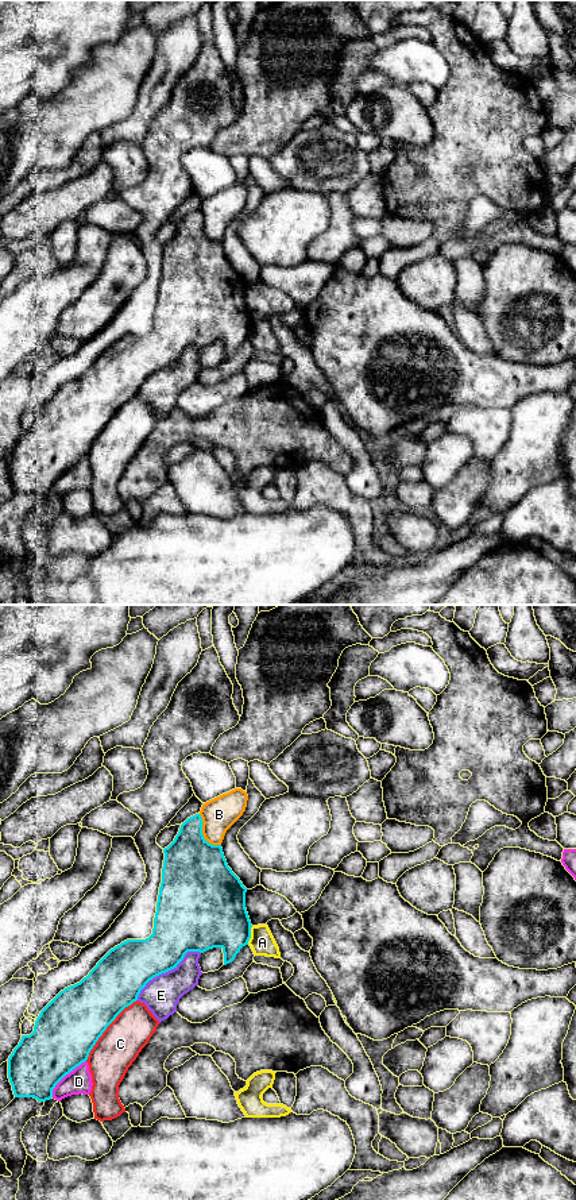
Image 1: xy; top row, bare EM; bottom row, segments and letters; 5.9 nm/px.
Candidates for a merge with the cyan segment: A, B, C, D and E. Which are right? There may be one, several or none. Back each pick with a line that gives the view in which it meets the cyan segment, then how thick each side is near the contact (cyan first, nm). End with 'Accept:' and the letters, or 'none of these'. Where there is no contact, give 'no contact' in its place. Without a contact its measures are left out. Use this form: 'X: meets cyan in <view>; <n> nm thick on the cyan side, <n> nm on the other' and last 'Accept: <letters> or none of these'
Accept: none of these

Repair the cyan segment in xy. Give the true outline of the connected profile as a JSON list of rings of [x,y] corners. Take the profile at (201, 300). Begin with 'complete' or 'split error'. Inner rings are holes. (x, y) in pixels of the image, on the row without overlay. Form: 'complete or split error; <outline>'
complete; [[[200,209],[188,213],[174,236],[163,244],[152,329],[146,335],[127,335],[111,344],[86,373],[61,386],[40,406],[30,431],[22,431],[8,454],[8,474],[15,493],[50,495],[55,481],[88,455],[107,422],[138,396],[146,379],[177,363],[188,347],[221,343],[227,360],[248,340],[252,320],[246,304],[247,283],[228,262],[221,240],[204,234],[202,219]]]

